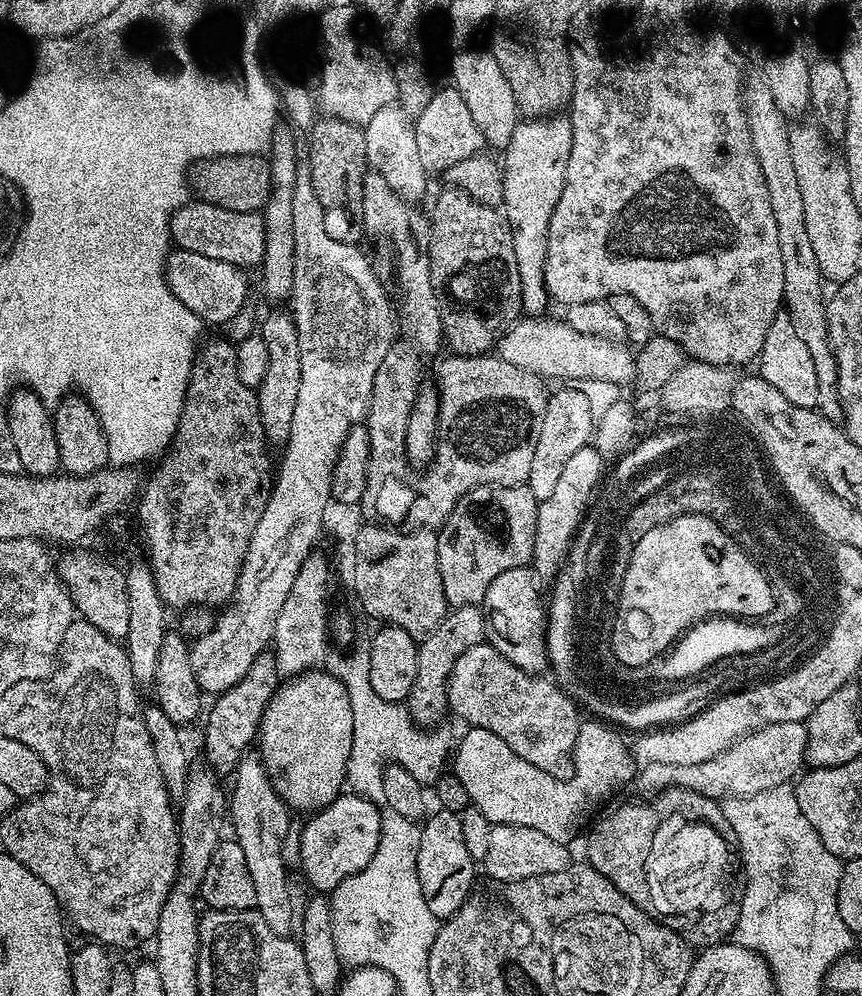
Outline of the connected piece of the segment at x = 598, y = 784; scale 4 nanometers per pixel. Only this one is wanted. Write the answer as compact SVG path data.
M585 720L581 723L578 734L576 735L576 745L572 747L572 763L571 763L571 772L572 777L569 780L560 780L559 775L553 774L552 772L547 772L542 770L538 766L534 766L530 762L526 762L526 758L522 758L518 754L514 754L514 750L510 750L510 746L506 746L506 742L502 742L502 738L498 738L498 734L494 734L490 730L482 730L481 728L469 727L467 729L468 733L464 737L459 737L458 743L454 748L454 757L456 756L456 761L453 762L451 771L458 778L458 782L462 782L462 786L466 786L466 794L468 795L469 801L476 807L478 810L482 810L482 814L486 814L486 818L493 824L521 824L522 826L530 826L532 830L542 830L542 834L546 834L546 838L554 838L554 842L559 844L568 844L572 842L572 839L576 836L576 831L583 826L584 823L588 820L588 815L607 798L611 792L616 792L619 790L623 784L628 784L631 780L635 781L638 776L638 765L637 757L634 755L633 749L630 747L630 744L627 744L622 737L619 736L617 729L613 727L611 723L602 721L602 720Z

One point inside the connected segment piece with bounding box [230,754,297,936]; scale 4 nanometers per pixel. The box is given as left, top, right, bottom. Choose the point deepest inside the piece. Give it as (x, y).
(260, 818)

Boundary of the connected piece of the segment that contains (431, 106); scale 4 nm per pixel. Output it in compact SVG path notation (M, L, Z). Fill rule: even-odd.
M445 86L441 92L440 89L433 91L430 102L426 102L426 110L415 116L414 125L419 161L428 174L443 173L454 166L454 162L462 162L462 158L481 155L485 147L482 130L478 130L466 102L462 102L462 96L451 86Z

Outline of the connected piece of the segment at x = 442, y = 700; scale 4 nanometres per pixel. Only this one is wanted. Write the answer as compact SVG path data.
M471 604L449 611L448 615L438 622L436 629L425 636L418 644L418 674L414 678L414 686L410 690L406 707L417 725L436 726L445 715L449 715L448 706L448 679L459 658L467 648L473 648L485 643L484 609Z

